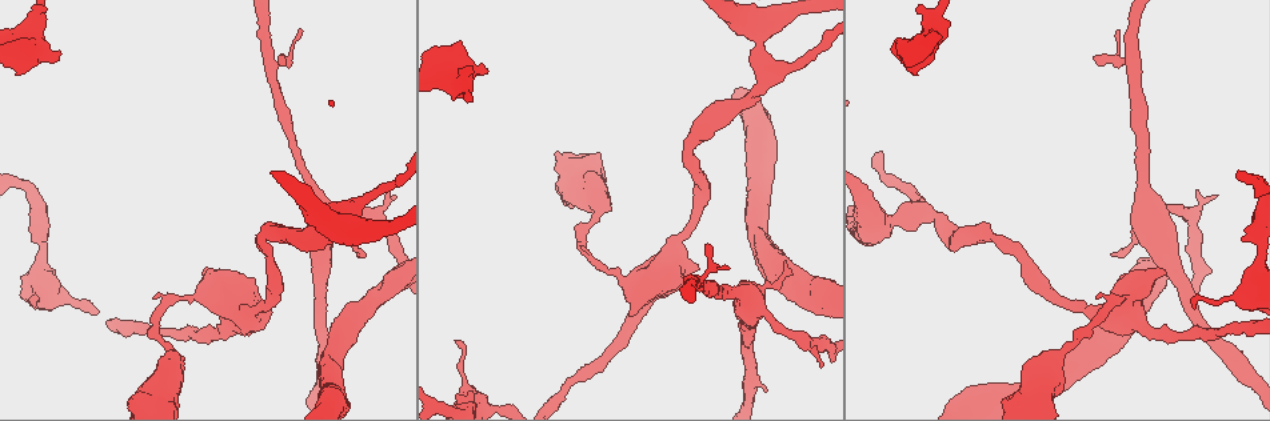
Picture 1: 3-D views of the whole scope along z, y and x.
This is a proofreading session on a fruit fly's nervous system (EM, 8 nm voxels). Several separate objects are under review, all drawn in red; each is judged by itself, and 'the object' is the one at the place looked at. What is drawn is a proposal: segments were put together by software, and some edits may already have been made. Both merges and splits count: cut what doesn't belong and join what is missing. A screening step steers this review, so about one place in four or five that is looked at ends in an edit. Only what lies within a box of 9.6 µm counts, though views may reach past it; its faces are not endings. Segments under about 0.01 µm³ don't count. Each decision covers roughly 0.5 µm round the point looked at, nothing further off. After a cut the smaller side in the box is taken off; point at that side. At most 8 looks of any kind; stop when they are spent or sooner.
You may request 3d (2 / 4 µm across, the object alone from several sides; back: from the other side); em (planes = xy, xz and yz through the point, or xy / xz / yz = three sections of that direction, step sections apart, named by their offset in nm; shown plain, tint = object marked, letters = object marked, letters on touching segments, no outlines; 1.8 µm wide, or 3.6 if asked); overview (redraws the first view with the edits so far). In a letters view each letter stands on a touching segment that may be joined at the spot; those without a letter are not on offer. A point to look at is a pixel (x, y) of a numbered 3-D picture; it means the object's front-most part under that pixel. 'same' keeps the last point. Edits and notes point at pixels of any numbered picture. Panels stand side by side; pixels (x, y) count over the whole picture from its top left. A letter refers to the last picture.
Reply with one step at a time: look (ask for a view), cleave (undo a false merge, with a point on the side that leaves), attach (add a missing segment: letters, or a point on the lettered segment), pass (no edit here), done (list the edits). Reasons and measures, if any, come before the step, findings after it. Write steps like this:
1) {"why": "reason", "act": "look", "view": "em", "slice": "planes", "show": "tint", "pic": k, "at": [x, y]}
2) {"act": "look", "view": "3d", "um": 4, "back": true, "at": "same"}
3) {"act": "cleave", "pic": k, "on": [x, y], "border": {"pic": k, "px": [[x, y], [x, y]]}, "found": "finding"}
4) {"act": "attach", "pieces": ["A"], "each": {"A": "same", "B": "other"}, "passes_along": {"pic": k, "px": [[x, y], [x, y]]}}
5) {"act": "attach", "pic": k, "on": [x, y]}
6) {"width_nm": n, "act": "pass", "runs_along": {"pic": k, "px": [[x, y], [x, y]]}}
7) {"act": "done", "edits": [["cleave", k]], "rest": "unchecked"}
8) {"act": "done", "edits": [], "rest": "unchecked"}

{"why": "free end", "act": "look", "view": "em", "slice": "xy", "step": 8, "show": "tint", "pic": 1, "at": [60, 52]}

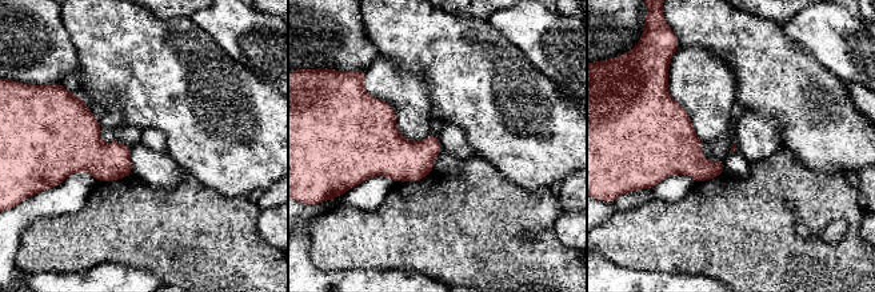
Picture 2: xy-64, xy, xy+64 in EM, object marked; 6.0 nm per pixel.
{"why": "another direction", "act": "look", "view": "em", "slice": "yz", "step": 8, "show": "letters", "at": "same"}

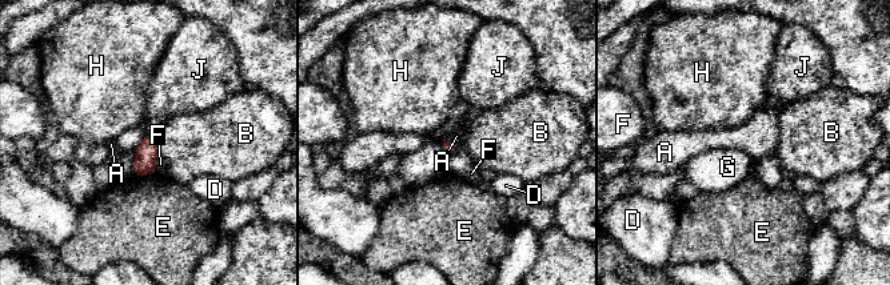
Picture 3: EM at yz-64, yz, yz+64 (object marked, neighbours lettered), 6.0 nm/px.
{"act": "pass", "each": {"A": "other", "B": "other", "D": "other", "E": "other", "F": "other", "G": "other", "H": "other", "J": "other"}, "found": "none of them fits"}

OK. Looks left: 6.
{"why": "side arm on a straight run", "act": "look", "view": "em", "slice": "xy", "step": 16, "show": "tint", "pic": 1, "at": [191, 297]}

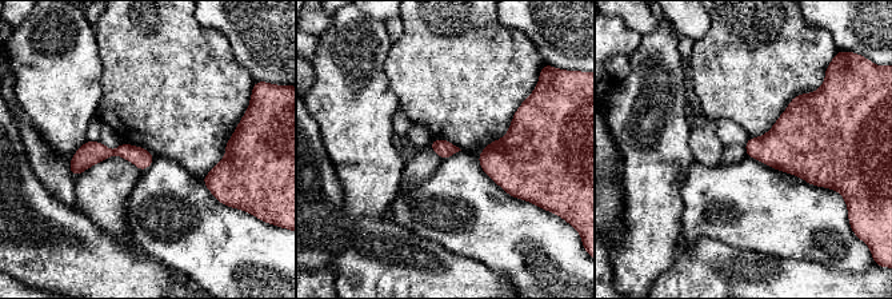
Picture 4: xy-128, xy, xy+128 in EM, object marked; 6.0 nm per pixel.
{"act": "look", "view": "em", "slice": "planes", "show": "letters", "at": "same"}

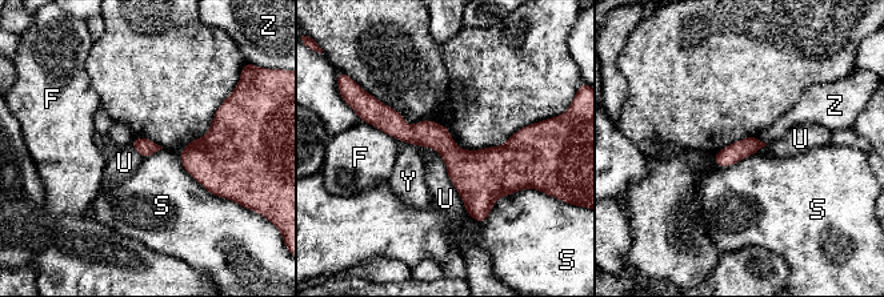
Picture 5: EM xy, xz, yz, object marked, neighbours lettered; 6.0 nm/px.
{"act": "pass", "each": {"F": "other", "S": "other", "U": "other", "Y": "other", "Z": "other"}, "found": "all the same neuron"}

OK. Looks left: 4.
{"act": "look", "view": "em", "slice": "planes", "show": "letters", "pic": 1, "at": [1243, 309]}

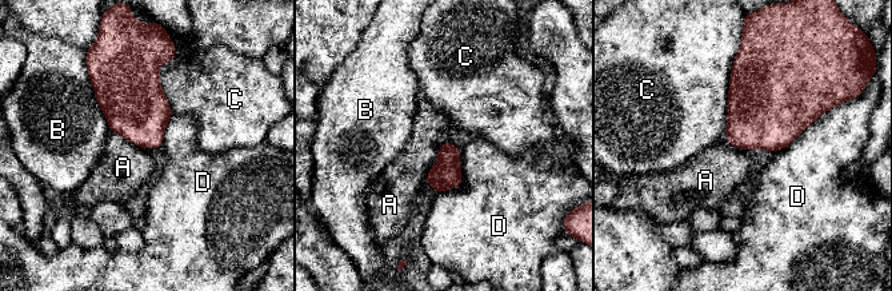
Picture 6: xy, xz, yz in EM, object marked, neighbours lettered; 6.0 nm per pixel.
{"act": "pass", "each": {"A": "other", "B": "other", "C": "other", "D": "other"}, "border": {"pic": 6, "px": [[447, 139], [439, 148], [426, 184]]}, "found": "no lettered segment goes on from it"}

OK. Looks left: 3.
{"act": "done", "edits": [], "rest": "unchecked"}

